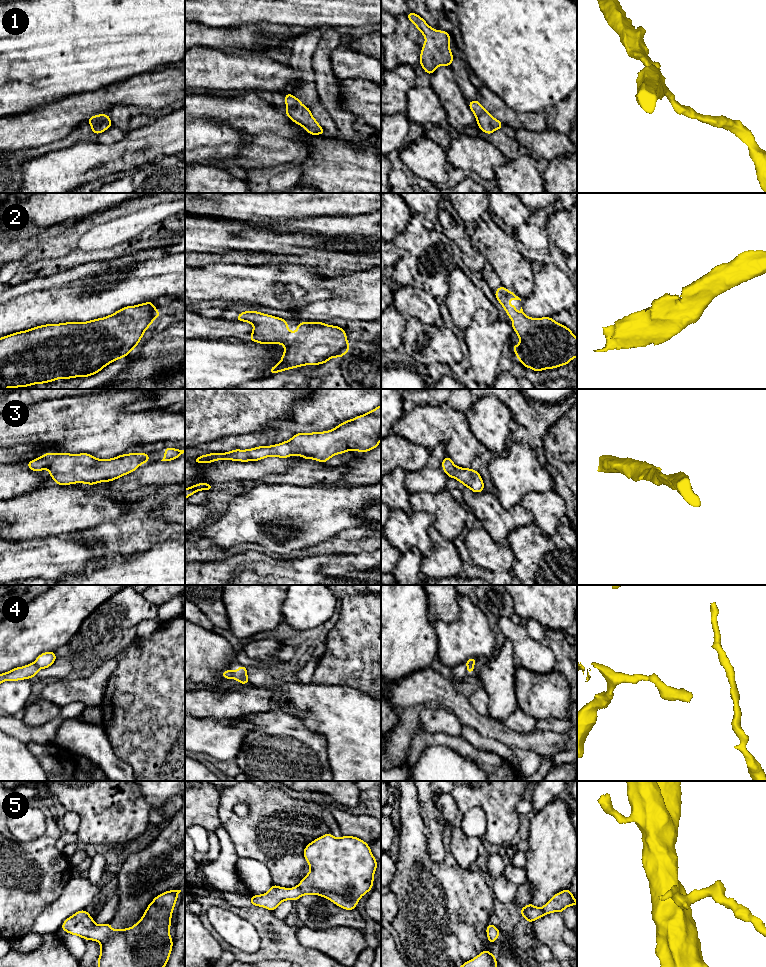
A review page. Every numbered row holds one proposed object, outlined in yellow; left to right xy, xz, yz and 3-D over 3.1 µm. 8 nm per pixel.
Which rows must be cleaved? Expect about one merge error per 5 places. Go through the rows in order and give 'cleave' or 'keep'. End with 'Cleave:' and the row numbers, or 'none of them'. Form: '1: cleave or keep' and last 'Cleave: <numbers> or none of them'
1: keep
2: keep
3: keep
4: cleave
5: keep
Cleave: 4

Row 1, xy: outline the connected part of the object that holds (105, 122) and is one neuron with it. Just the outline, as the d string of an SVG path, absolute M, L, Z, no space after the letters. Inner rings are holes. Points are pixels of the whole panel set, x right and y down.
M107 114L94 115L88 118L87 121L91 125L92 132L97 135L112 126L111 119Z

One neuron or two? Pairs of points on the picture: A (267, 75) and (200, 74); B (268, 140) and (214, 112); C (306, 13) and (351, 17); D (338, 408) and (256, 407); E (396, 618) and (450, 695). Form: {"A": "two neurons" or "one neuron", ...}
{"A": "one neuron", "B": "one neuron", "C": "one neuron", "D": "two neurons", "E": "two neurons"}

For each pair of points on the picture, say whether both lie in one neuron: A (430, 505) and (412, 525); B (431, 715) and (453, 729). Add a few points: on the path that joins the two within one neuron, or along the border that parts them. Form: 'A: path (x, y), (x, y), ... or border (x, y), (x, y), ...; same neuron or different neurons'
A: border (413, 511), (428, 511), (433, 516), (433, 524); different neurons
B: path (436, 719), (444, 720), (448, 724); same neuron

